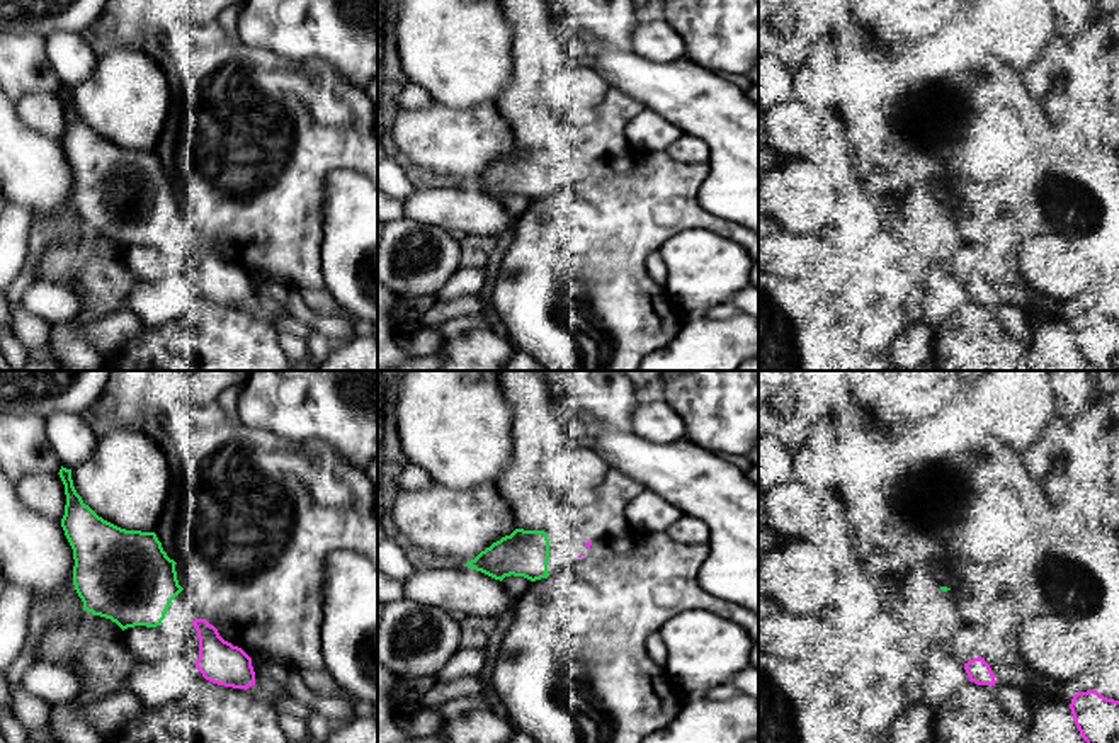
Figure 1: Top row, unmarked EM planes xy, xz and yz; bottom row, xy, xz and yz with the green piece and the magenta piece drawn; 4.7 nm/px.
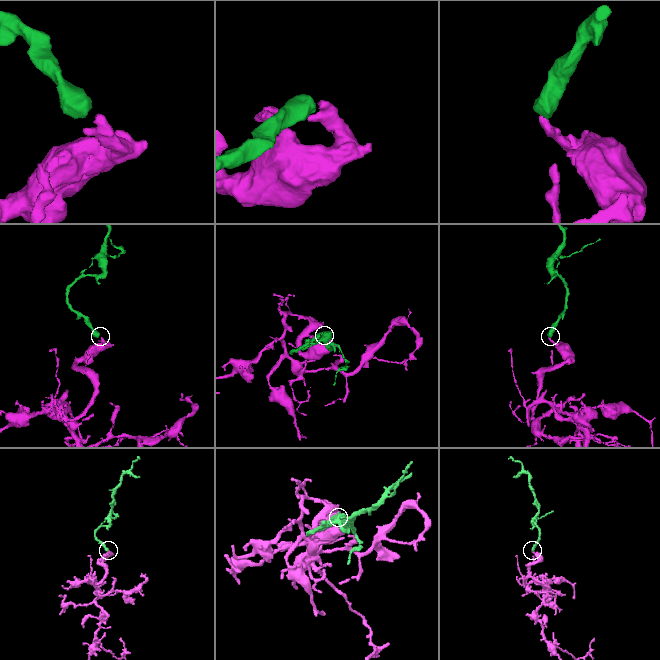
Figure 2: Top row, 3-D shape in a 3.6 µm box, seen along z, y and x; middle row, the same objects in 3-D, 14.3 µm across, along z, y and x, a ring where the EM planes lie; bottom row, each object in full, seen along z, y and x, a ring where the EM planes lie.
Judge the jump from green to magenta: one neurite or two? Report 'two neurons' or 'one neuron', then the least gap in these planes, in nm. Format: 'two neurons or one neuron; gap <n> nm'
one neuron; gap 130 nm

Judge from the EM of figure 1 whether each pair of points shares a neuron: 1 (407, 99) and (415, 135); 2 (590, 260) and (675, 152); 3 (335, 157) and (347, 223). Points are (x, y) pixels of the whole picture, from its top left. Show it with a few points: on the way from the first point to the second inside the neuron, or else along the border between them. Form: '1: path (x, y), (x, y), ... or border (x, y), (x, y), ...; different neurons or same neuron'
1: border (432, 101), (419, 109), (400, 107); different neurons
2: border (664, 150), (682, 162), (706, 164); different neurons
3: border (359, 172), (334, 170), (325, 182), (322, 208); different neurons

